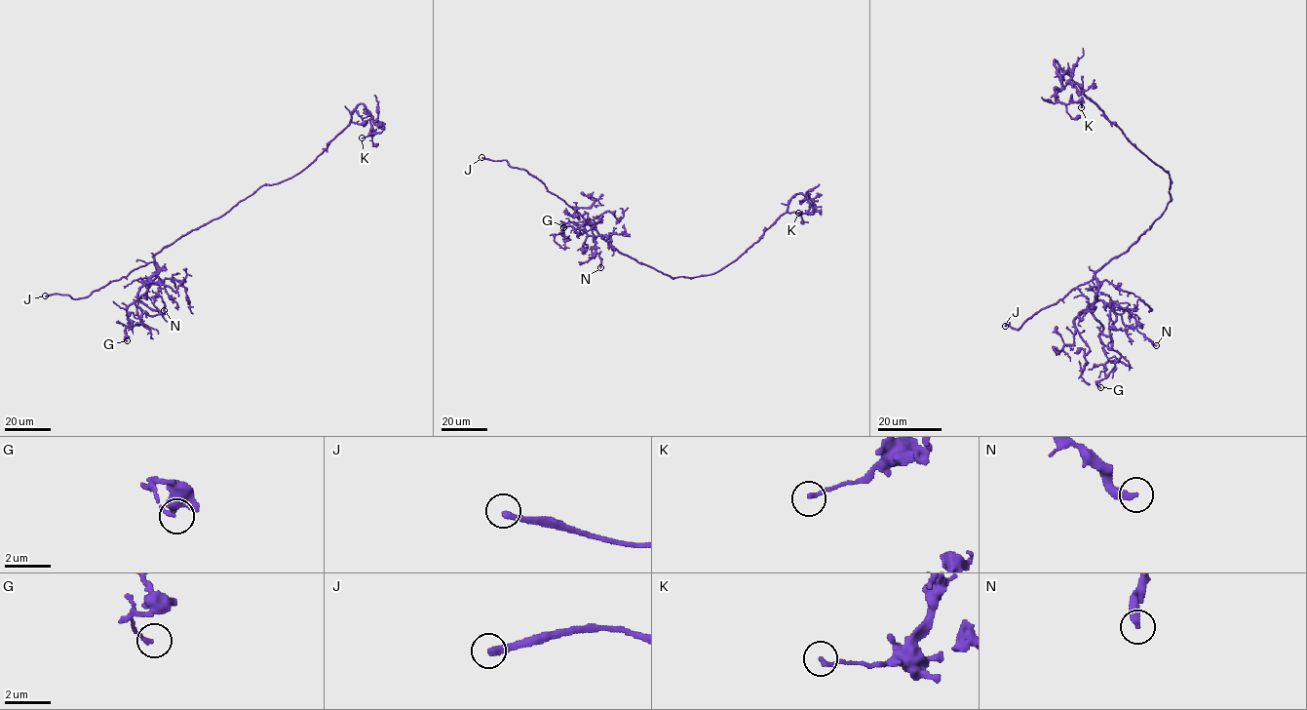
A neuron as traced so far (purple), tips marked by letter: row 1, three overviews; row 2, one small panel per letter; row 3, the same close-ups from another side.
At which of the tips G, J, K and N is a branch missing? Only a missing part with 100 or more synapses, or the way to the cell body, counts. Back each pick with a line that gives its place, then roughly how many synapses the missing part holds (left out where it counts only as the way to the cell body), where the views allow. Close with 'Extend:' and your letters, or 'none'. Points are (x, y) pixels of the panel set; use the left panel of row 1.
J: place (45, 295)
Extend: J

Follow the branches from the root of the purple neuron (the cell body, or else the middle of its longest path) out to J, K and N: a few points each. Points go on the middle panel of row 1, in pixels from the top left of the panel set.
J: (670, 276), (619, 253), (590, 222), (525, 170), (512, 167), (506, 160), (481, 157)
K: (670, 276), (720, 270), (759, 238), (795, 194), (808, 195), (809, 209), (798, 213)
N: (670, 276), (619, 253), (591, 223), (594, 224), (587, 224), (584, 231), (593, 237), (600, 267)

